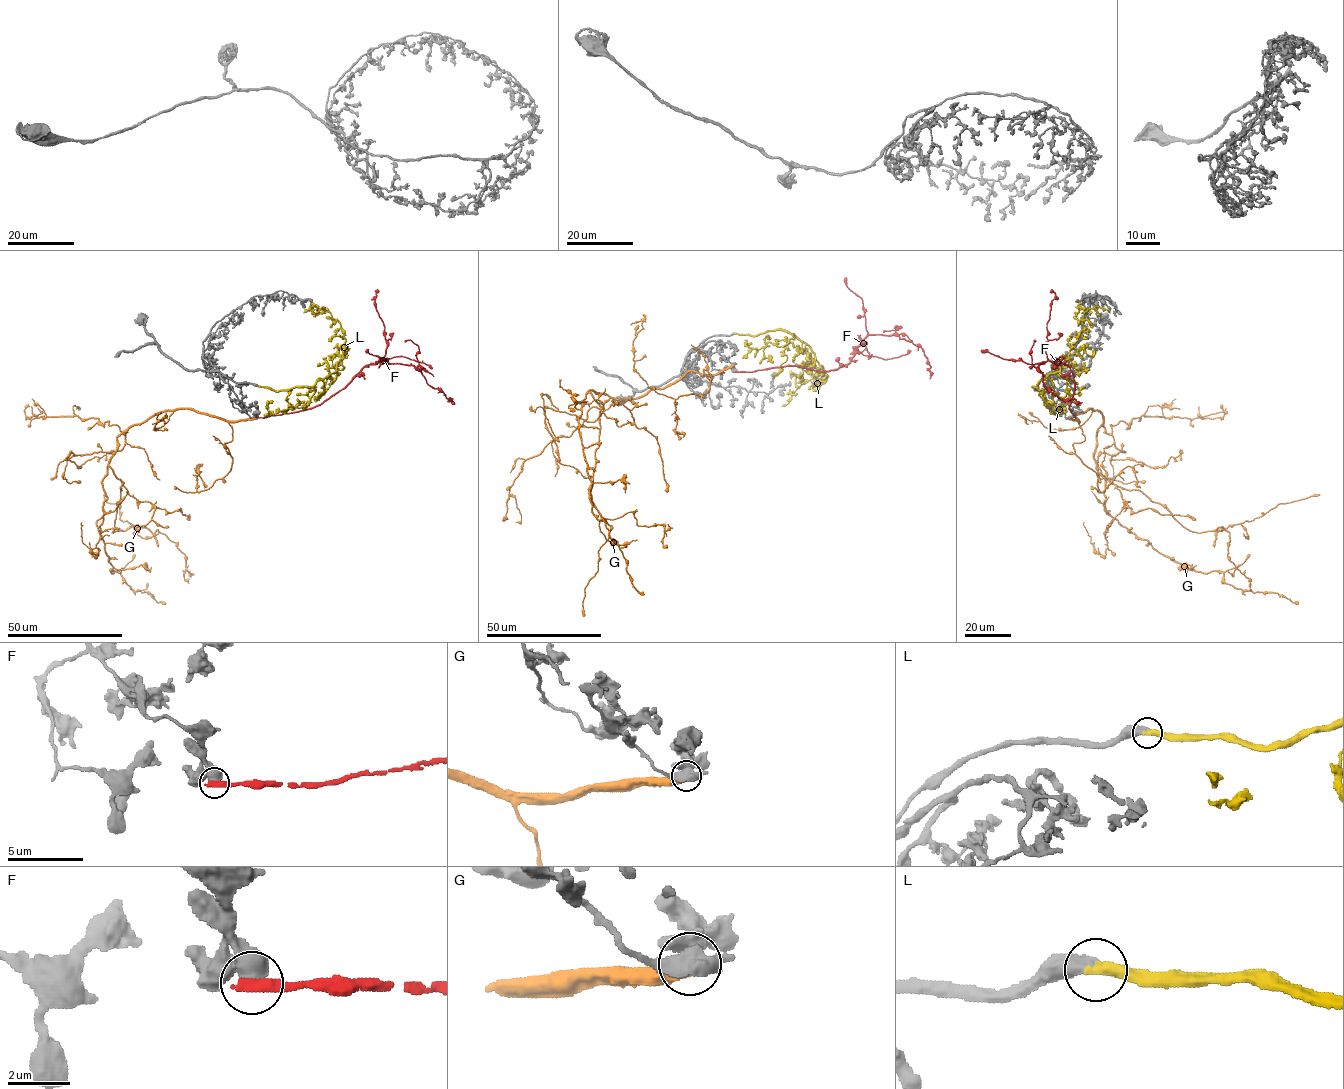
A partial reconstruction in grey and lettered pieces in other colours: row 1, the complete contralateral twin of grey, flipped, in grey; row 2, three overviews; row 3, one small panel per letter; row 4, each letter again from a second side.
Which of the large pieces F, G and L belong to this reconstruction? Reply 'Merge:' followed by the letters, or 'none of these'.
Merge: L

